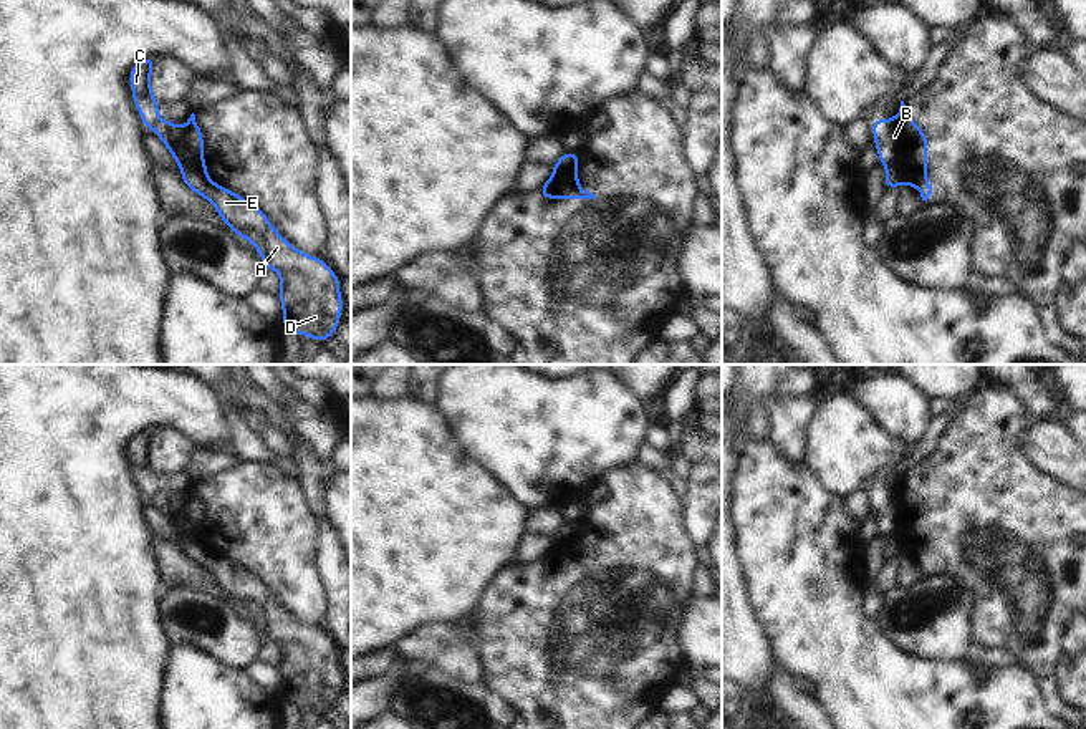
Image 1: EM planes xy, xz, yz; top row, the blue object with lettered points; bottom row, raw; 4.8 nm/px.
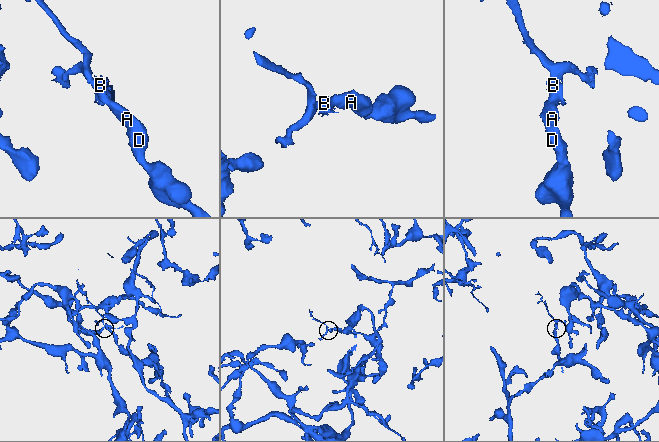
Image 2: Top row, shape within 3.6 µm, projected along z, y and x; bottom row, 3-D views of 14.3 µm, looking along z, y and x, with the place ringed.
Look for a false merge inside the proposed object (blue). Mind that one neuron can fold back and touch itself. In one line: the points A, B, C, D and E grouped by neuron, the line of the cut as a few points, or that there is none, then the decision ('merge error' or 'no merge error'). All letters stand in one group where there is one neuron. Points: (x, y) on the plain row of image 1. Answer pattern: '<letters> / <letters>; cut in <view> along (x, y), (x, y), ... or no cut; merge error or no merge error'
A D E / B C; cut in xy along (182, 542), (206, 545); merge error

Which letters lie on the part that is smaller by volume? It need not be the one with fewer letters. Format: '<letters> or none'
B, C

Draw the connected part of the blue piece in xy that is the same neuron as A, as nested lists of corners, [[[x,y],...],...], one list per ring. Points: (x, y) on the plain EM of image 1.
[[[182,543],[184,555],[205,568],[235,606],[253,615],[265,640],[280,645],[278,669],[283,699],[316,714],[334,707],[344,673],[341,651],[320,628],[306,626],[281,608],[267,585],[233,562],[219,557],[207,545]]]

